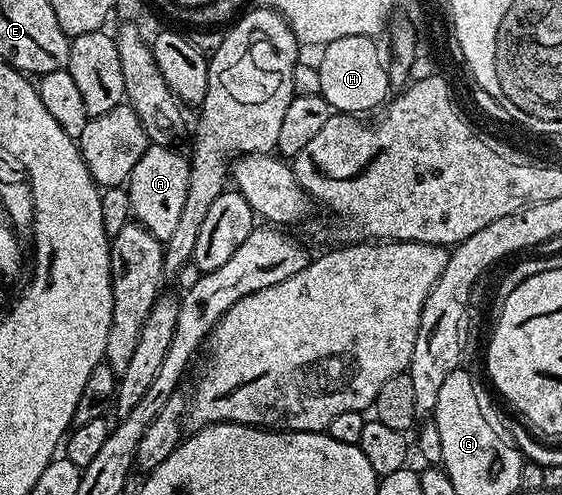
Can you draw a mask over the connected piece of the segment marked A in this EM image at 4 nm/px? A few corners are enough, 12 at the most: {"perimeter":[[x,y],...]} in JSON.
{"perimeter":[[150,146],[127,181],[132,219],[162,242],[183,214],[191,164]]}

